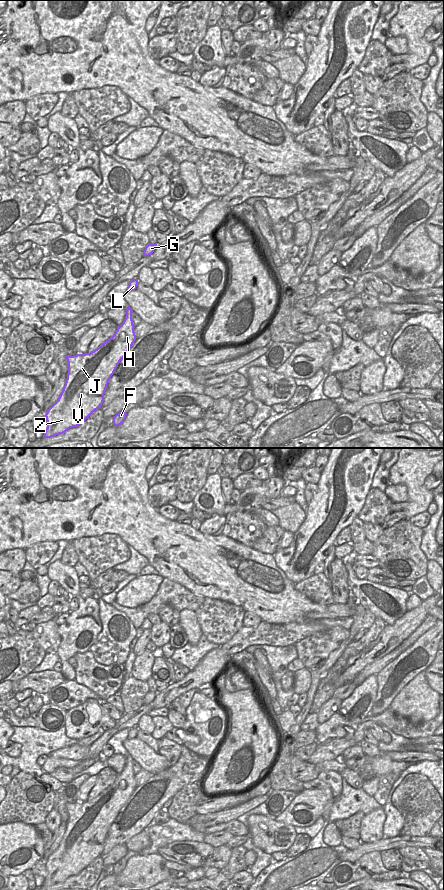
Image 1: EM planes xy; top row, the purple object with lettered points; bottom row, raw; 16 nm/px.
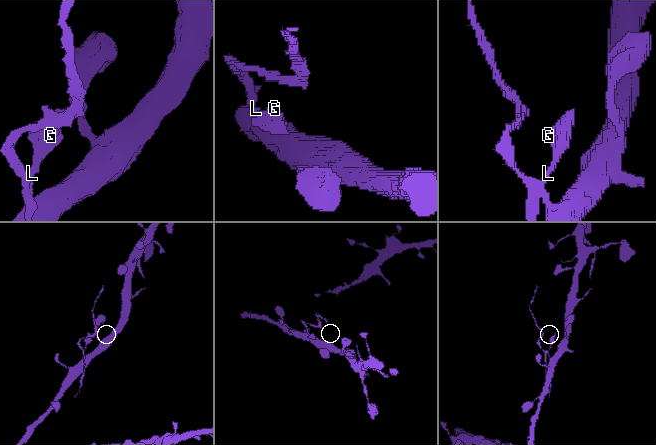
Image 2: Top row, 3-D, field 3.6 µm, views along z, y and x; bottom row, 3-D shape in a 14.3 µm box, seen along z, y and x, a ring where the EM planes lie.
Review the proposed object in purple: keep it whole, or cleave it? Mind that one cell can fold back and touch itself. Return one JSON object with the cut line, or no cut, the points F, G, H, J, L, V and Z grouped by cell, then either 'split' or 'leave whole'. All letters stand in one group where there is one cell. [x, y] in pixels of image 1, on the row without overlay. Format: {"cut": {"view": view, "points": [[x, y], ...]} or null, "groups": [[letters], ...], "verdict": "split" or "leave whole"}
{"cut": {"view": "xy", "points": [[131, 762], [126, 763]]}, "groups": [["F", "G", "L"], ["H", "J", "V", "Z"]], "verdict": "split"}

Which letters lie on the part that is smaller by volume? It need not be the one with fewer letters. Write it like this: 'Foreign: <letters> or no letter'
Foreign: F, G, L

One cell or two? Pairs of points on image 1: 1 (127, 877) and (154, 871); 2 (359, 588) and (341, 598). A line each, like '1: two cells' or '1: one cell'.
1: one cell
2: two cells

